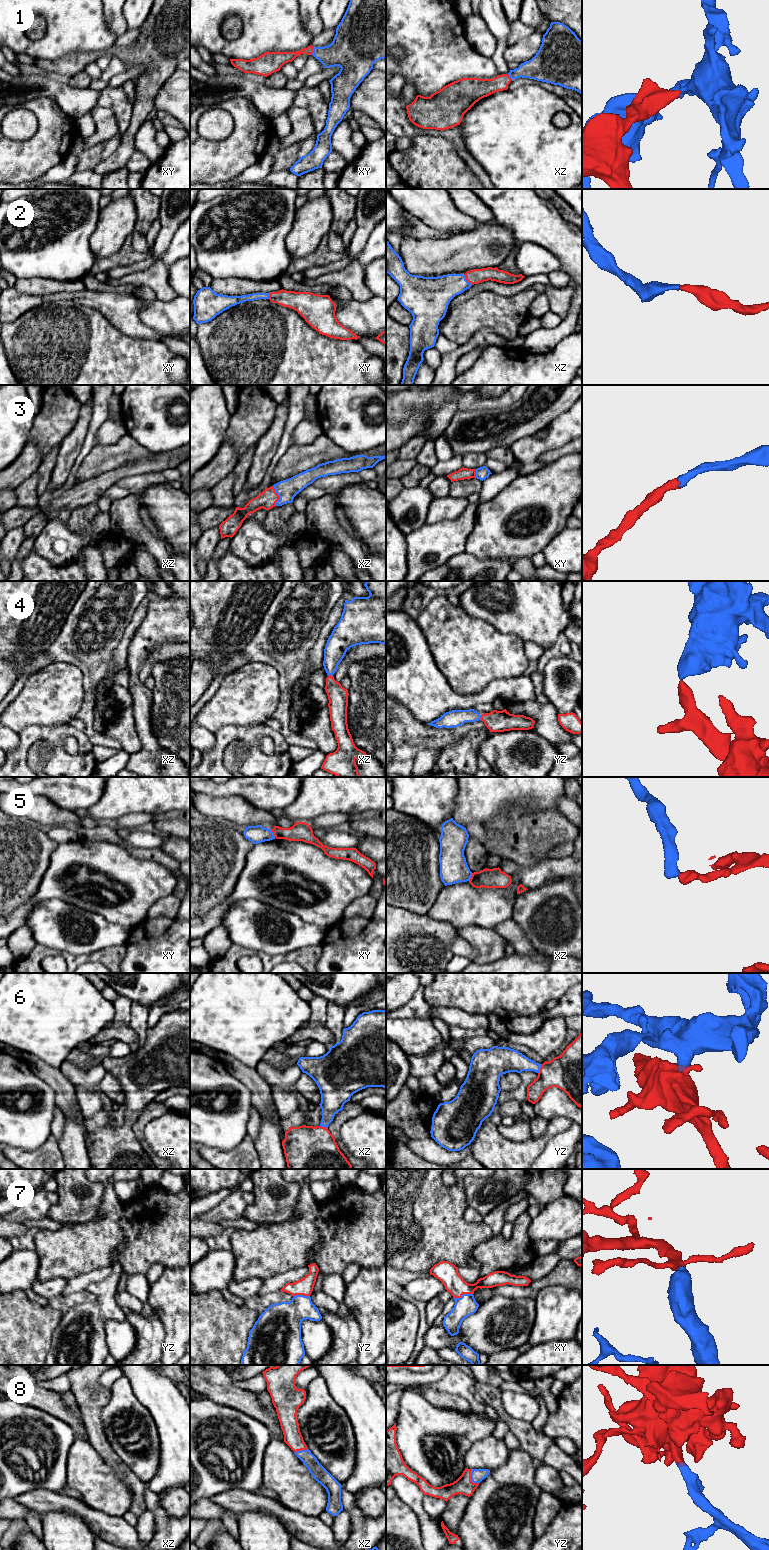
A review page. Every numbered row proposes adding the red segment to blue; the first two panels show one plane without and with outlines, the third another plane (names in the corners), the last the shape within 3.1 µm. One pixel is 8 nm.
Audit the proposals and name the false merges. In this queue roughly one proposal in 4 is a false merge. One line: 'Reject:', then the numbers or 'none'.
Reject: 5

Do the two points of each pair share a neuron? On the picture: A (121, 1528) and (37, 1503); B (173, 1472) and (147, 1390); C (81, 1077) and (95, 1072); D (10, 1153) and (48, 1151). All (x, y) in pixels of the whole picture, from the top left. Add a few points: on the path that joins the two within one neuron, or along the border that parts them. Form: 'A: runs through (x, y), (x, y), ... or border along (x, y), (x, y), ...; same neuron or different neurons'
A: runs through (100, 1523), (73, 1505), (58, 1503); same neuron
B: runs through (173, 1452), (173, 1416), (167, 1410); same neuron
C: runs through (84, 1077), (92, 1075); same neuron
D: runs through (19, 1156), (39, 1156); same neuron

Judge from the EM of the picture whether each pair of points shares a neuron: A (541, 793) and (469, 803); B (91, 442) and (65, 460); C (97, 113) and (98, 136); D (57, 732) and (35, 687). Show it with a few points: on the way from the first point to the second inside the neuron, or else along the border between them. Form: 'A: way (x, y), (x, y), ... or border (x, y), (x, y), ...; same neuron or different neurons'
A: way (523, 793), (487, 793); same neuron
B: border (88, 428), (80, 452), (69, 471); different neurons
C: way (100, 119), (100, 130); same neuron
D: border (69, 723), (63, 725), (29, 725); different neurons

